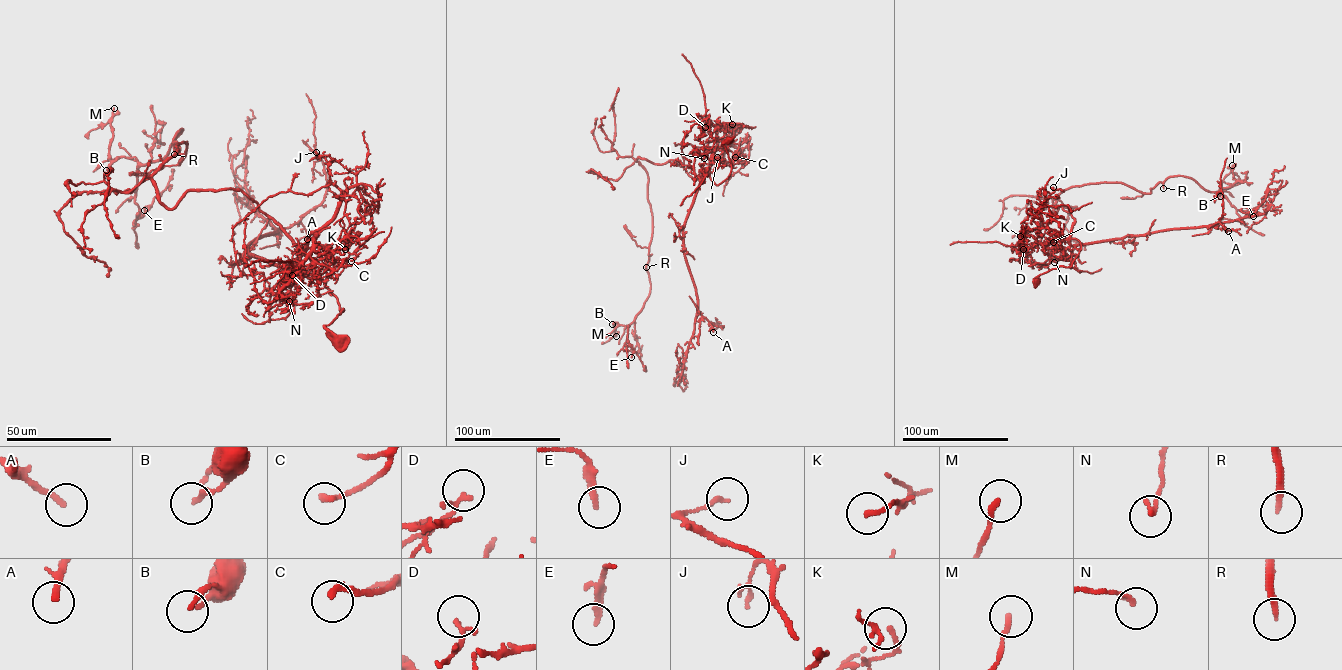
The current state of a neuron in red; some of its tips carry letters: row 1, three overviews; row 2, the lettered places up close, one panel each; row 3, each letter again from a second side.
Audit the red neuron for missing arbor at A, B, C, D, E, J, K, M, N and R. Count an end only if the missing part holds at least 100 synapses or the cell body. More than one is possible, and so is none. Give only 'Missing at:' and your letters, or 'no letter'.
Missing at: R

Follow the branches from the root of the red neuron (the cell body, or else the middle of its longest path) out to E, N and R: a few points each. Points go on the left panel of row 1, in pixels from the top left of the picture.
E: (338, 339), (337, 298), (253, 200), (160, 201), (182, 129), (138, 169), (144, 210)
N: (338, 339), (325, 326), (343, 309), (316, 274), (313, 263), (303, 254), (300, 254), (302, 281), (289, 301)
R: (338, 339), (325, 327), (337, 298), (253, 200), (160, 201), (152, 175), (174, 154)

